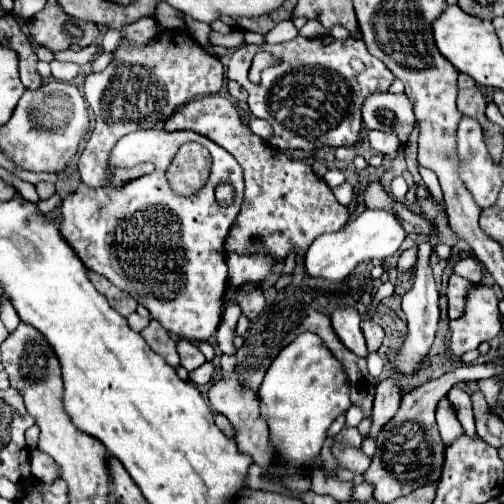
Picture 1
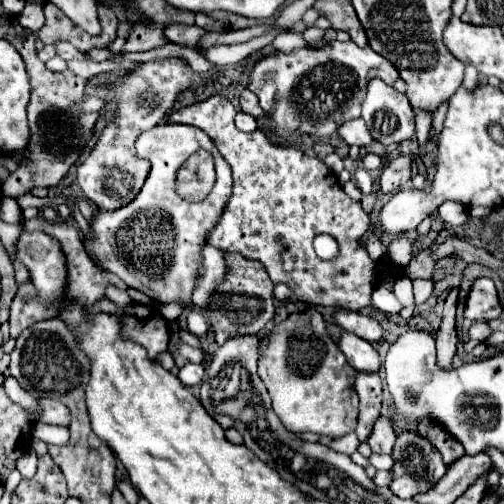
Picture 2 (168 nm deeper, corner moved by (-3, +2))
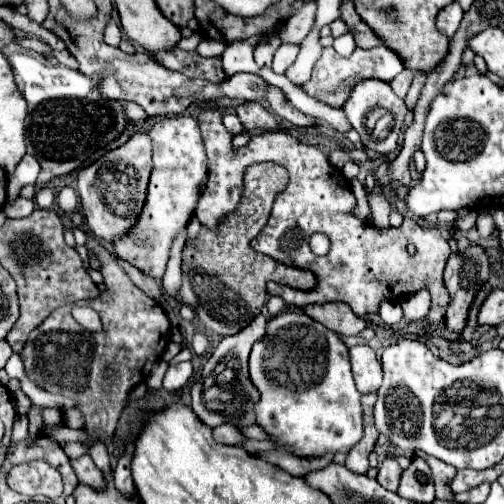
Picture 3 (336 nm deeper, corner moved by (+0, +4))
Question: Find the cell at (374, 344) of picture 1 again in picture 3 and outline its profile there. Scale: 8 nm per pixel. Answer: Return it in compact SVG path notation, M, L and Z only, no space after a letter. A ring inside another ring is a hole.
M329 302L315 306L311 304L303 312L343 336L359 336L367 328L367 322L361 316L355 316L345 302Z

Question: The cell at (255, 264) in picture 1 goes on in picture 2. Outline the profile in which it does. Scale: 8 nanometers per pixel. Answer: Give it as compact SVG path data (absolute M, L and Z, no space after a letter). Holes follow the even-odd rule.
M204 244L204 266L200 266L200 274L196 274L196 290L192 292L194 306L202 308L210 300L210 294L224 280L226 272L228 268L224 264L224 252Z

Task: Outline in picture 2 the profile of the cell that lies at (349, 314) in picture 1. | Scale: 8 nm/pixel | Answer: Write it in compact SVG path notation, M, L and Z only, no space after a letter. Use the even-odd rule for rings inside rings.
M342 332L342 338L340 338L338 346L344 352L348 364L356 372L368 372L370 374L370 372L380 370L380 356L378 356L378 352L374 350L374 346L370 342L364 342L356 334Z

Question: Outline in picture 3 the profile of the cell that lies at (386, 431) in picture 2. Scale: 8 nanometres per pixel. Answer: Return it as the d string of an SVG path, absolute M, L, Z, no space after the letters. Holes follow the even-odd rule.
M385 456L385 460L379 464L377 482L379 482L383 488L397 490L399 478L401 478L401 466L397 464L397 460L393 460L393 456Z

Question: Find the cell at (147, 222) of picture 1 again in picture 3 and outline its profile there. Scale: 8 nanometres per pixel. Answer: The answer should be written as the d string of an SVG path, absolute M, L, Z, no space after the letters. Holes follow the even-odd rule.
M165 116L159 118L153 128L149 130L149 136L153 140L153 172L149 178L149 188L147 188L147 200L145 206L135 222L135 226L121 238L113 240L113 252L127 260L129 264L137 266L143 274L161 280L165 274L165 266L169 260L169 250L171 244L175 240L175 236L187 228L187 224L191 222L195 208L197 208L197 200L201 196L201 190L207 184L207 156L205 156L205 146L203 146L203 138L197 126L197 120L191 116Z

